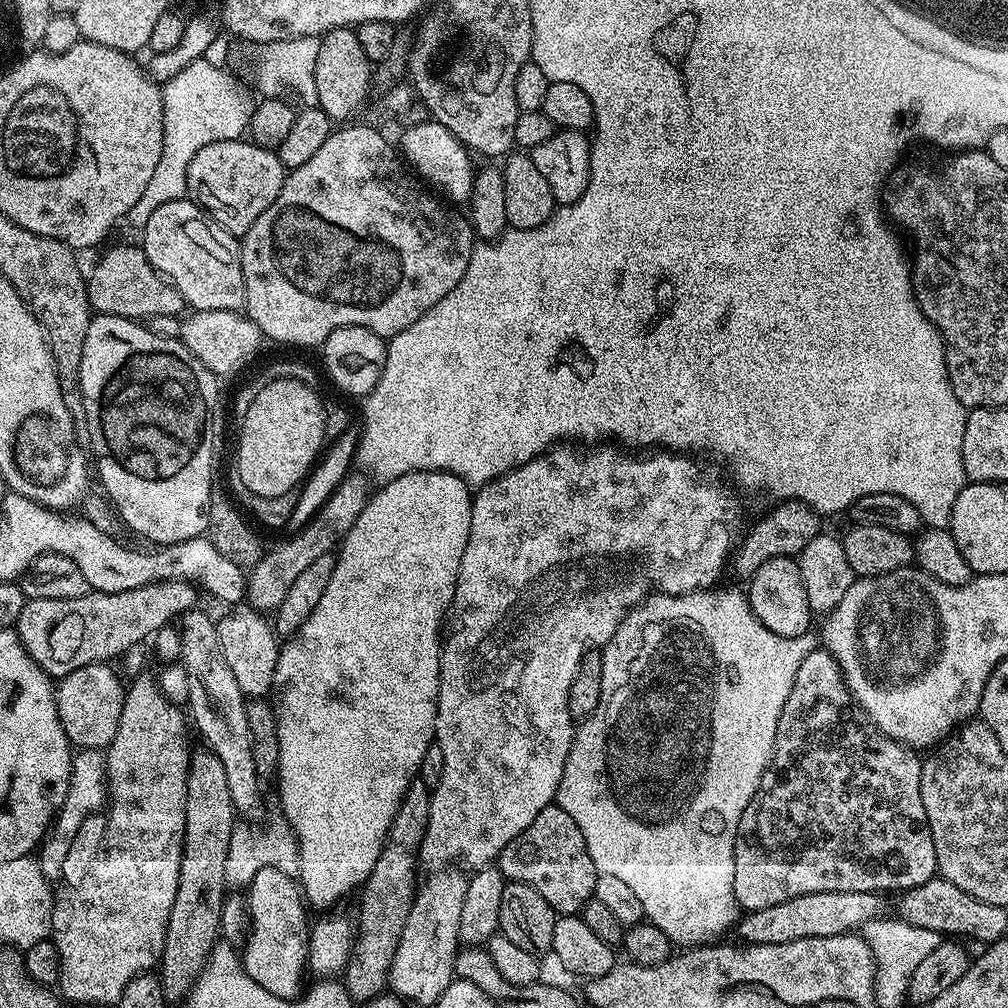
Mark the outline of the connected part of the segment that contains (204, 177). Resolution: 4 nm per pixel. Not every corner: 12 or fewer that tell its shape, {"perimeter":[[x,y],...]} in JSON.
{"perimeter":[[251,139],[190,160],[186,196],[243,238],[286,169]]}

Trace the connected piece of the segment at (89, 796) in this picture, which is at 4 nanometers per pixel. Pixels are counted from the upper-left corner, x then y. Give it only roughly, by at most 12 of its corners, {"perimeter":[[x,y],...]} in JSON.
{"perimeter":[[85,748],[72,758],[64,805],[38,859],[61,879],[80,827],[106,804],[106,756]]}

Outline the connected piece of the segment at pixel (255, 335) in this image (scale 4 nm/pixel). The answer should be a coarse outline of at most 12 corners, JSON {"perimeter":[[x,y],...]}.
{"perimeter":[[226,310],[189,311],[179,340],[217,378],[256,356],[262,333]]}

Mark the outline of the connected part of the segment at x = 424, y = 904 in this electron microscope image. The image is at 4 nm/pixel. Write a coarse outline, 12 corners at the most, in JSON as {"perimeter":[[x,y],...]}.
{"perimeter":[[468,876],[419,885],[388,975],[400,999],[450,986]]}

